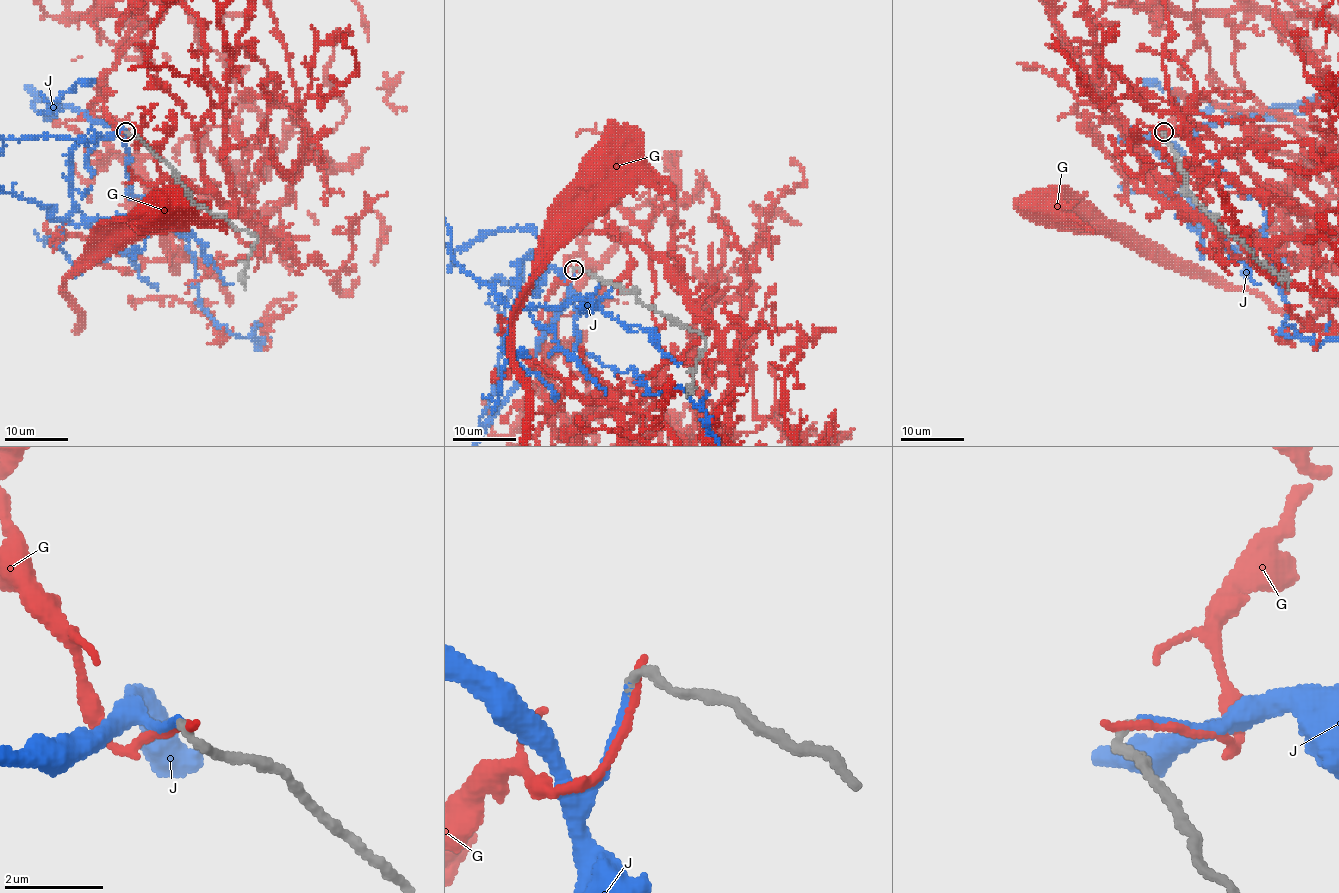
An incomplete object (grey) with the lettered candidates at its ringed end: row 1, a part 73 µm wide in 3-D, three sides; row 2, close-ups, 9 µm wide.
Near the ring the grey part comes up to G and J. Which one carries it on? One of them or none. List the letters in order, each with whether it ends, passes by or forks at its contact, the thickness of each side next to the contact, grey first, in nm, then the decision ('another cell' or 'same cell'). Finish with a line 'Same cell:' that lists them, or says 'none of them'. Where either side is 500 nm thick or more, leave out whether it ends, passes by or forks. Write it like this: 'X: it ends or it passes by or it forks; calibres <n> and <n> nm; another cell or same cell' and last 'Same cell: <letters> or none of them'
G: it ends; calibres 200 and 160 nm; another cell
J: it ends; calibres 200 and 150 nm; same cell
Same cell: J

